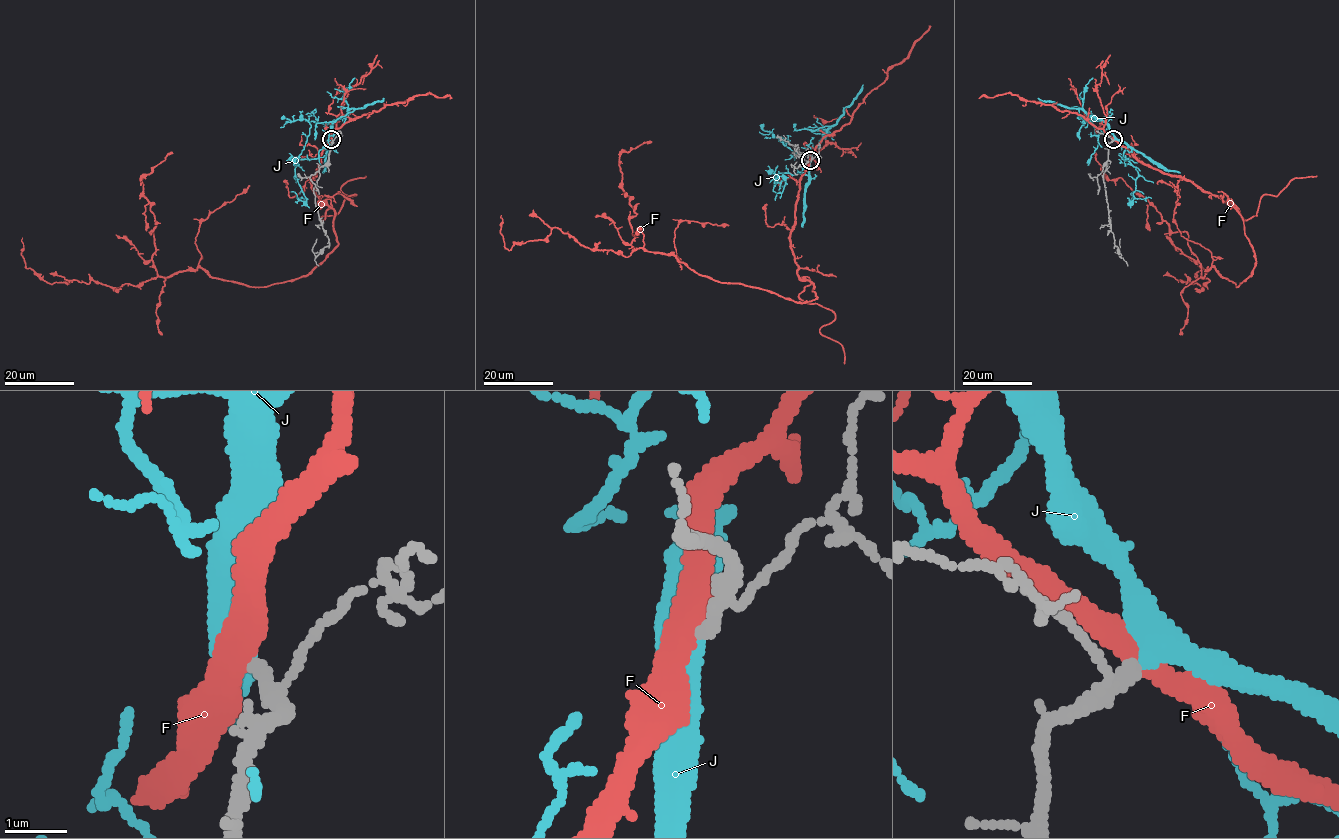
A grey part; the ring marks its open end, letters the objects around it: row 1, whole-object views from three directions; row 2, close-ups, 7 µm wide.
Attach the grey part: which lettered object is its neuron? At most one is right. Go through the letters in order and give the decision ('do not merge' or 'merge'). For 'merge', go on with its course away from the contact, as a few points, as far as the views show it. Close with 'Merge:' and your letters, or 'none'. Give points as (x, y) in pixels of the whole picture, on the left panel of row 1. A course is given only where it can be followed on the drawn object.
F: do not merge
J: merge; course (332, 139), (317, 158), (299, 159), (295, 168), (306, 199), (300, 200), (291, 191)
Merge: J

